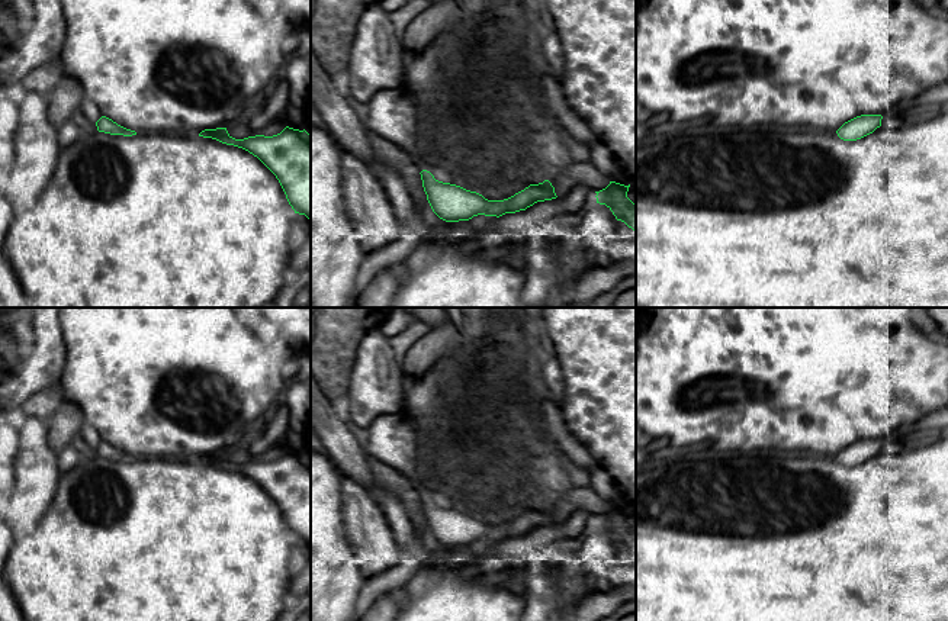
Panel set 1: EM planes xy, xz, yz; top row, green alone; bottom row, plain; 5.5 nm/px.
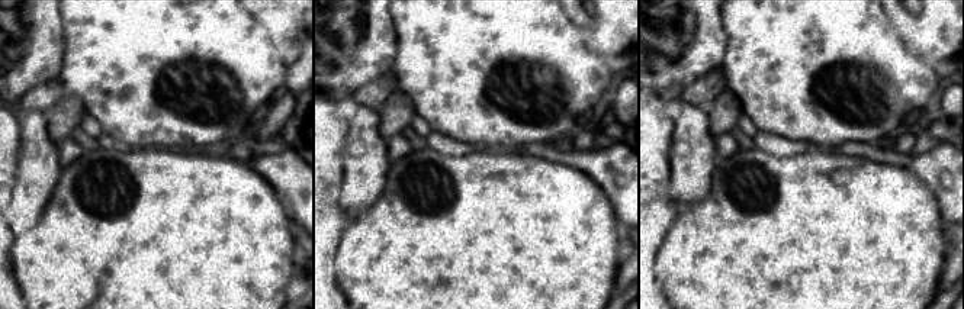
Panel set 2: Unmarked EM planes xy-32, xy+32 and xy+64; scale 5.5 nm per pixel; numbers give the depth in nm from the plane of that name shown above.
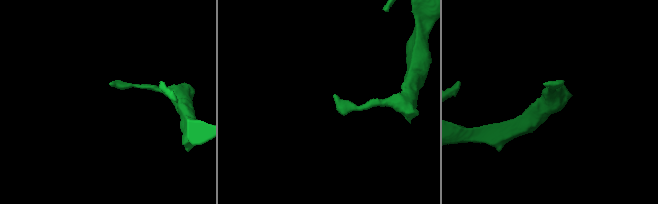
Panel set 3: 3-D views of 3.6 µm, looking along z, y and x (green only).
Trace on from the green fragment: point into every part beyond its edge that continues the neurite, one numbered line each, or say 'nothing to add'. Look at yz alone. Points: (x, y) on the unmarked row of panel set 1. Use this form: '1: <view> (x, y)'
nothing to add

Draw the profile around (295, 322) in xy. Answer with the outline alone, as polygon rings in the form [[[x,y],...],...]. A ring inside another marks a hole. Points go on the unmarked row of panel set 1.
[[[232,308],[238,319],[253,329],[261,316],[279,324],[282,335],[274,344],[274,357],[292,367],[301,351],[311,351],[311,308]]]

